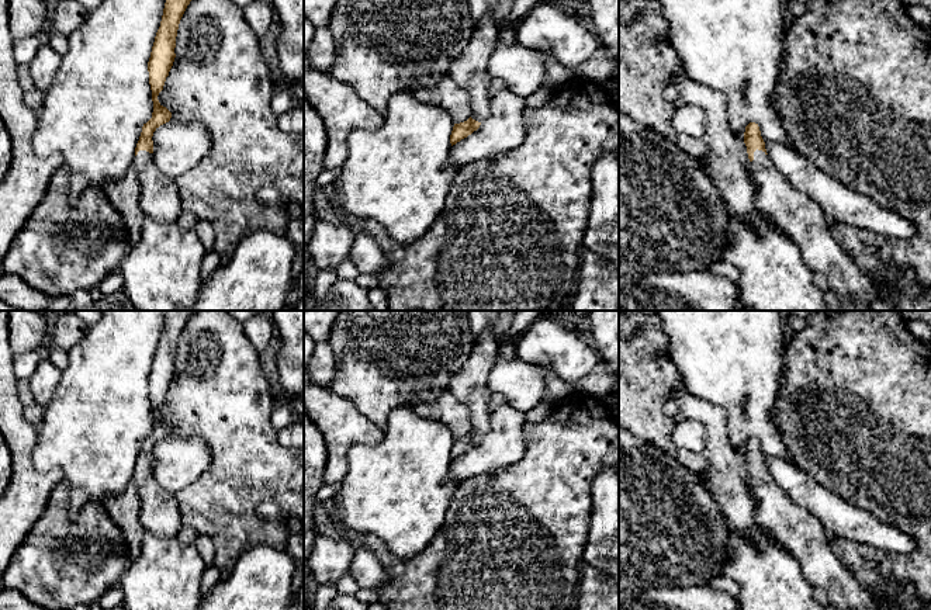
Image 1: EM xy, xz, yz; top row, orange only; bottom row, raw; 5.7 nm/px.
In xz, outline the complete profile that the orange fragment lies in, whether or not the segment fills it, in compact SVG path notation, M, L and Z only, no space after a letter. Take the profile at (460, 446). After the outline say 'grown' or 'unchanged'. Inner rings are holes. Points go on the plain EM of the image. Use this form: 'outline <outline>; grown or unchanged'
outline M484 329L474 337L473 349L463 367L450 378L449 391L468 406L471 419L471 431L453 441L451 461L477 446L491 429L492 394L488 389L488 378L496 363L498 349L496 336L491 329Z; grown

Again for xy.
outline M166 311L160 342L148 377L153 427L142 441L132 481L141 499L141 523L145 531L159 538L176 537L181 527L181 516L176 495L160 488L153 478L153 447L172 433L172 427L159 417L158 410L163 405L176 372L174 363L180 335L194 312Z; grown

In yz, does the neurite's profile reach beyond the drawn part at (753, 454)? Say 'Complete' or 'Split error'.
Split error

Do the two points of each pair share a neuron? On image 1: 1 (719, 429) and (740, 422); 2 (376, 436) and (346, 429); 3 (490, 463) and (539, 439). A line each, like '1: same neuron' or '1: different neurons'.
1: different neurons
2: same neuron
3: different neurons

